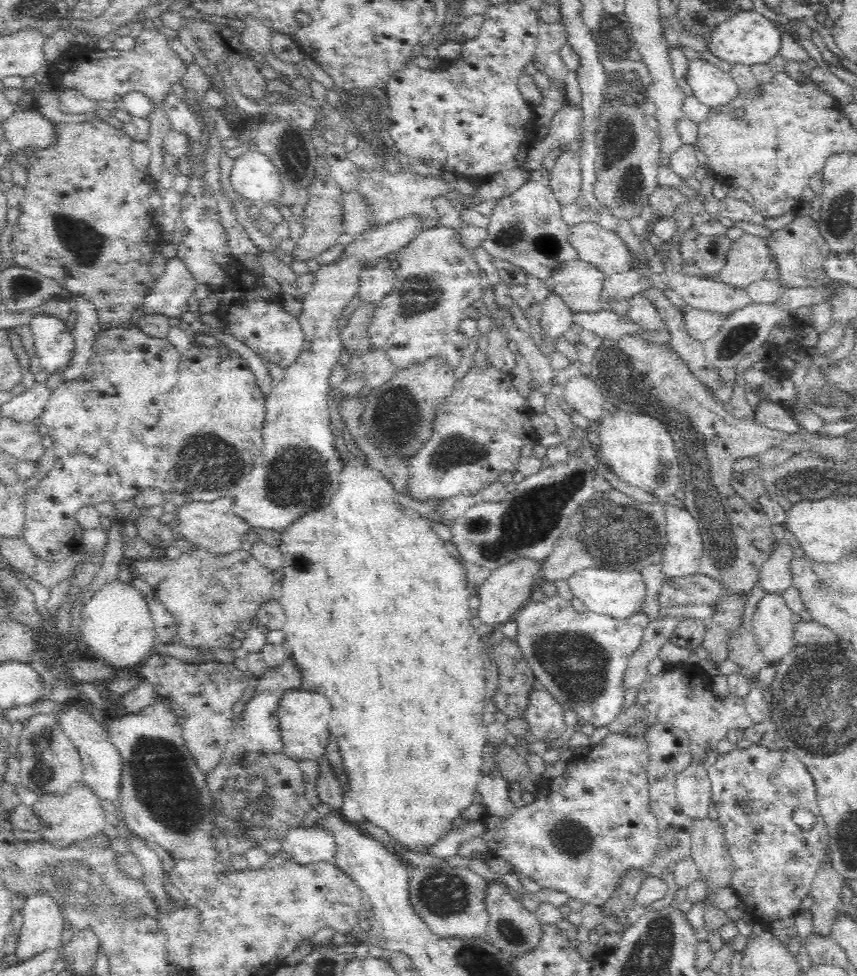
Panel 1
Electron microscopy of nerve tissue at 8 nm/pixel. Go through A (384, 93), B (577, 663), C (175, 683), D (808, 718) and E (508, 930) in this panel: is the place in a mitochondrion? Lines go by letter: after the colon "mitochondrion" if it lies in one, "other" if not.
A: other
B: mitochondrion
C: other
D: mitochondrion
E: mitochondrion

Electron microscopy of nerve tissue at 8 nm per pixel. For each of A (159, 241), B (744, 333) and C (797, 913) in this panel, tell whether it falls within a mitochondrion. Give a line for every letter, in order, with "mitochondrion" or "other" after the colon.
A: other
B: mitochondrion
C: other

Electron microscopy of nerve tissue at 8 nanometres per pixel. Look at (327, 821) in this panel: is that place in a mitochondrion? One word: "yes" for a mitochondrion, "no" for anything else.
no

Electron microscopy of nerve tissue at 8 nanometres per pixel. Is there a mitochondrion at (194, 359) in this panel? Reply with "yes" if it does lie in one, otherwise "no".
no

